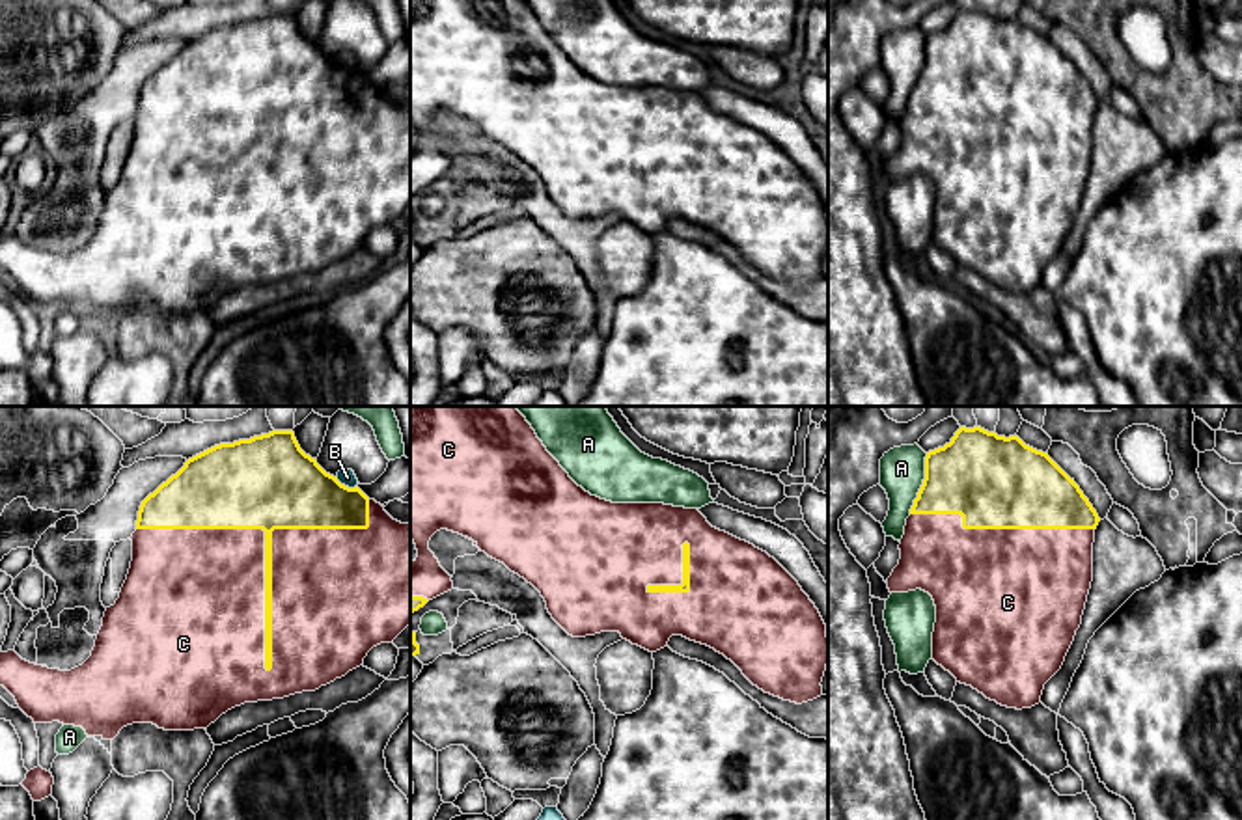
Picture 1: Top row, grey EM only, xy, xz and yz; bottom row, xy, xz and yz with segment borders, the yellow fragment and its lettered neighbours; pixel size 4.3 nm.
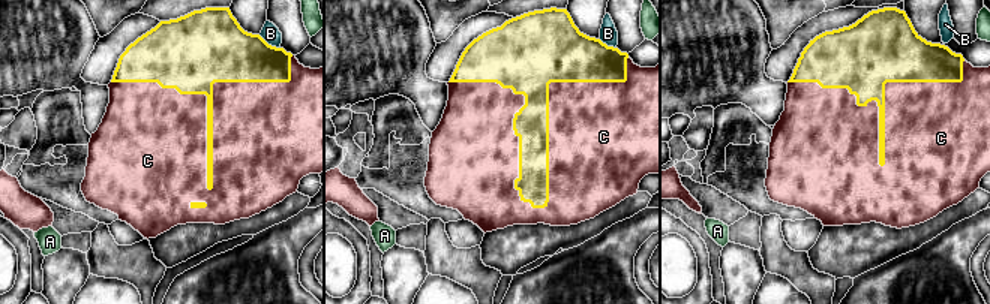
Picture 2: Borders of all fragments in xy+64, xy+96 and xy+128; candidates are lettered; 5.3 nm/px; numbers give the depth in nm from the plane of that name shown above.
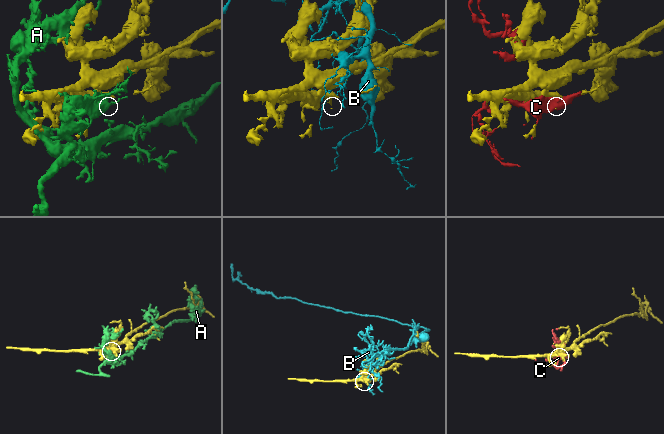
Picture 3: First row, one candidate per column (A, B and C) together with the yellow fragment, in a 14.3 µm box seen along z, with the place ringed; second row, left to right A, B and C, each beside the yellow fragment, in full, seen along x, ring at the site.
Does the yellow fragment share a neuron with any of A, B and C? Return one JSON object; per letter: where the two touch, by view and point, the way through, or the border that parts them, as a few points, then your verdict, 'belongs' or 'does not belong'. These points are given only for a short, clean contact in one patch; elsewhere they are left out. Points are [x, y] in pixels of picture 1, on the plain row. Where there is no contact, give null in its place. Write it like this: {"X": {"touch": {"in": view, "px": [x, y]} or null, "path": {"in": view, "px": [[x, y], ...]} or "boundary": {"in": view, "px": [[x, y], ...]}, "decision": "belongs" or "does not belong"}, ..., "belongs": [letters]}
{"A": {"touch": {"in": "yz", "px": [924, 66]}, "decision": "does not belong"}, "B": {"touch": {"in": "xy", "px": [344, 68]}, "decision": "does not belong"}, "C": {"touch": {"in": "xy", "px": [265, 250]}, "decision": "belongs"}, "belongs": ["C"]}

